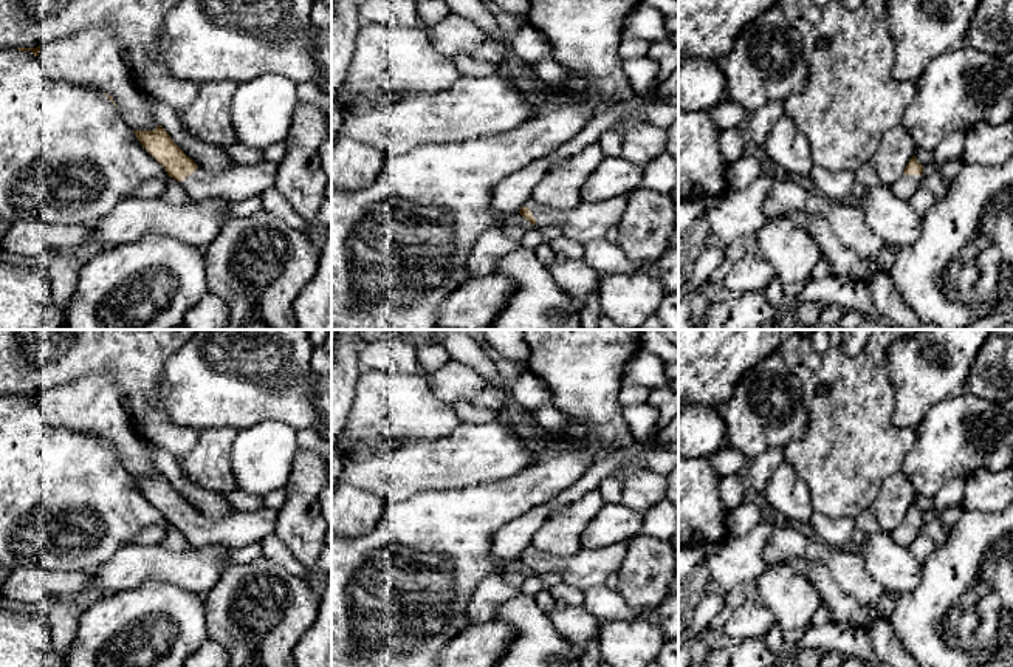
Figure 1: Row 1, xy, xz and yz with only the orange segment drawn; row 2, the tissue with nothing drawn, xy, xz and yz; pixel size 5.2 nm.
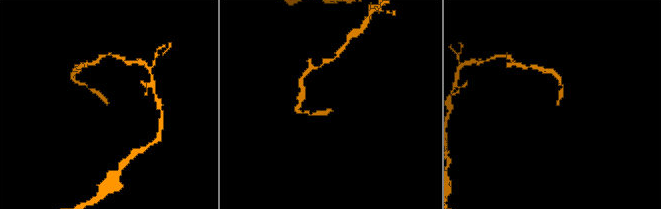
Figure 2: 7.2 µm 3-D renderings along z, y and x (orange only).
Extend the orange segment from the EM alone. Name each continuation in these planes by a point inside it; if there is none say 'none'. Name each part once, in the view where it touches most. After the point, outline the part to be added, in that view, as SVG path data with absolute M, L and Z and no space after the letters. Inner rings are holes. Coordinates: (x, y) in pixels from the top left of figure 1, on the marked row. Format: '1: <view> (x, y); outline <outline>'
1: xz (589, 220); outline M618 195L601 201L581 201L573 209L553 209L534 200L528 200L528 207L536 220L534 227L558 227L564 238L585 245L596 238L606 238L607 232L618 226L627 195Z

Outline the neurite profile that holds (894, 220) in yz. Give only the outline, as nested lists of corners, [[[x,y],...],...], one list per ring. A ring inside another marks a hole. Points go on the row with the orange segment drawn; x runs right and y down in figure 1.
[[[881,184],[866,187],[860,204],[866,212],[867,226],[884,246],[900,249],[919,240],[922,217],[909,201],[901,200],[891,187]]]

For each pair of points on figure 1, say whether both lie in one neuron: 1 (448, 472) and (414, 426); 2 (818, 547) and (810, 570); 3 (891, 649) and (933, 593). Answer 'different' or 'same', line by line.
1: different
2: different
3: different

